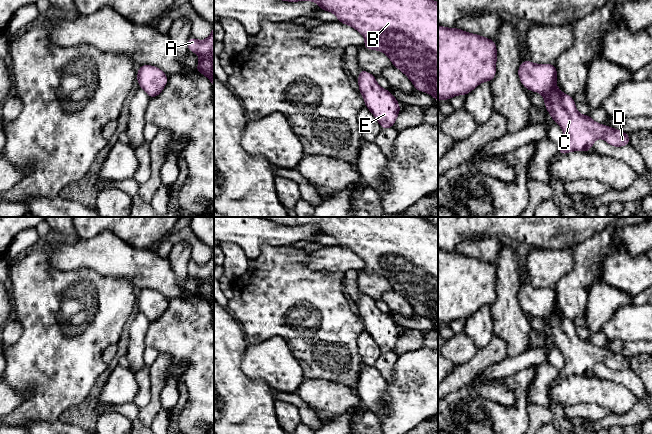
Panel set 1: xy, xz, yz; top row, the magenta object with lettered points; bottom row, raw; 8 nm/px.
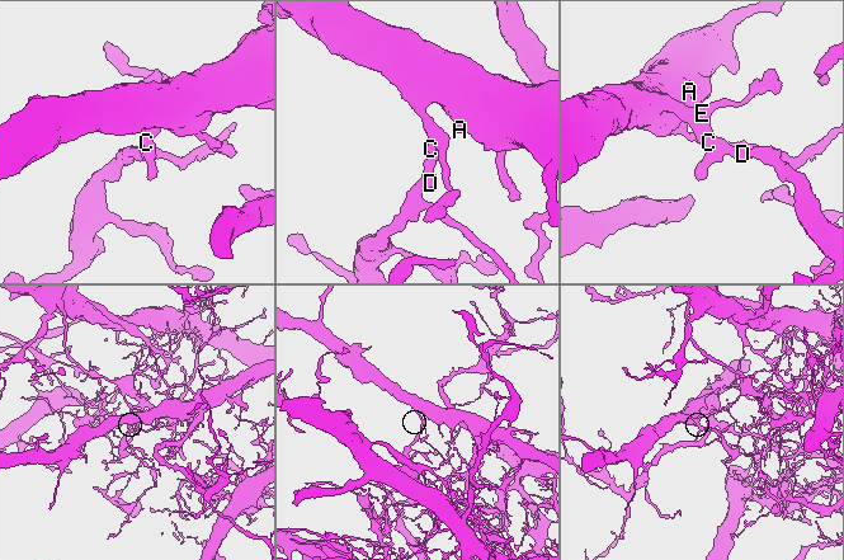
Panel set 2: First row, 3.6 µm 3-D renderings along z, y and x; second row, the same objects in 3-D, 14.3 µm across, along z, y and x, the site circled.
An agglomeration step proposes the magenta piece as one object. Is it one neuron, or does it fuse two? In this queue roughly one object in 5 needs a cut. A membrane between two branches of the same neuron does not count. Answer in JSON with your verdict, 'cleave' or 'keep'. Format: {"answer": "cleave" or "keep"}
{"answer": "keep"}

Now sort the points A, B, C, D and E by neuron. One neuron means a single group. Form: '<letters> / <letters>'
A B C D E

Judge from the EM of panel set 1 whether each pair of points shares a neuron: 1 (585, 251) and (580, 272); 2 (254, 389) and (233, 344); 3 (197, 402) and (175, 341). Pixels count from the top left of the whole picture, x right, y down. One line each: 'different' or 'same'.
1: same
2: same
3: same

